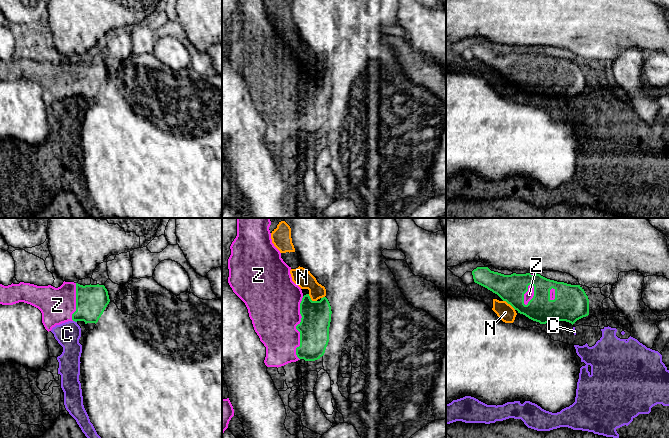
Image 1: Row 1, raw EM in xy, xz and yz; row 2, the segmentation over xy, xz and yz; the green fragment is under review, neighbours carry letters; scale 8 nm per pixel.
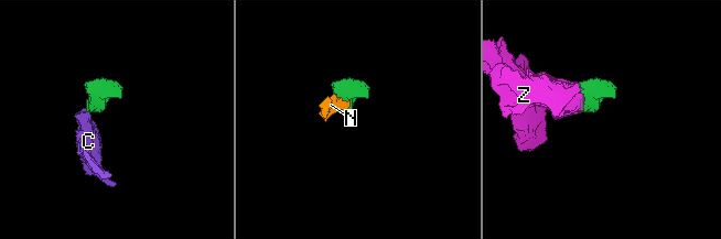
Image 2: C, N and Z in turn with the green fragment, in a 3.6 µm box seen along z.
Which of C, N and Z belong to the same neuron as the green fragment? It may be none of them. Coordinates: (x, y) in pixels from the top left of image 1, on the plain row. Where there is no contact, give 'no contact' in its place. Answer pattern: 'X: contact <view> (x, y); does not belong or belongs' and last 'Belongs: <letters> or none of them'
C: contact xy (75, 97); does not belong
N: contact yz (509, 79); does not belong
Z: contact xz (296, 104); belongs
Belongs: Z

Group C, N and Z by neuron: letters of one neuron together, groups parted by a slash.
C N / Z

